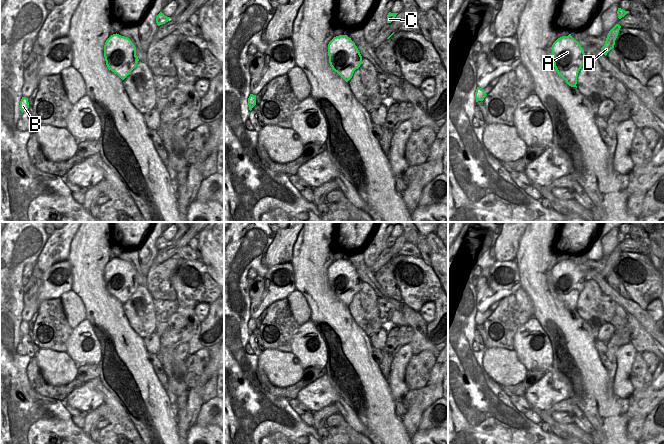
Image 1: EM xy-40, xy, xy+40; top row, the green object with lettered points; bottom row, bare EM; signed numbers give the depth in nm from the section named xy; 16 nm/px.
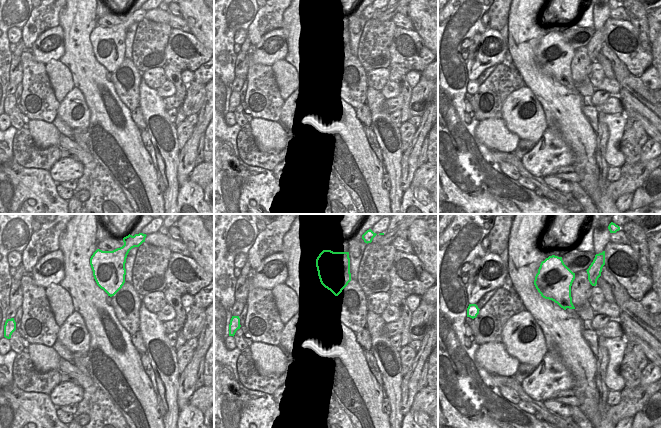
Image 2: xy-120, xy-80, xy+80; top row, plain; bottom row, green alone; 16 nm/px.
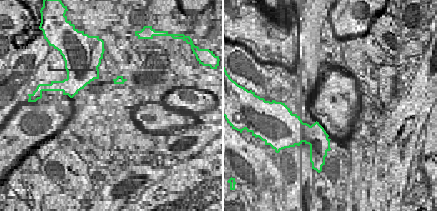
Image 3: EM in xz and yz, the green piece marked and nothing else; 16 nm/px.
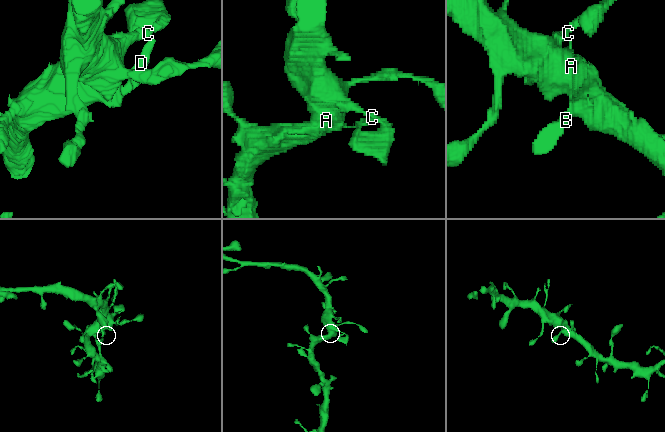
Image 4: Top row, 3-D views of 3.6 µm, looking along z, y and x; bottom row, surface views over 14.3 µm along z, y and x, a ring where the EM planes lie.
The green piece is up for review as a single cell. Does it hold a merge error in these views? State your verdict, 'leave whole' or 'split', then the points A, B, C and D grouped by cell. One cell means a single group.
leave whole; groups A B C D

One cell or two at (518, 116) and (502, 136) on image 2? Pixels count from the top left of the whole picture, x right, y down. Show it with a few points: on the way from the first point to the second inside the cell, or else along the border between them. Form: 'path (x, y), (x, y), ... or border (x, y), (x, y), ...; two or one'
border (501, 117), (505, 126), (520, 138); two

